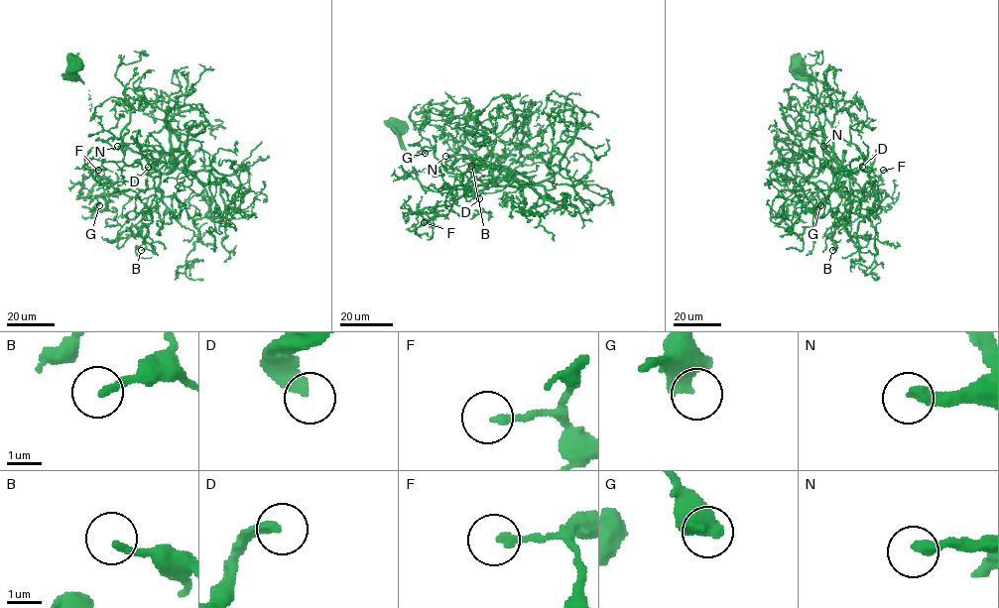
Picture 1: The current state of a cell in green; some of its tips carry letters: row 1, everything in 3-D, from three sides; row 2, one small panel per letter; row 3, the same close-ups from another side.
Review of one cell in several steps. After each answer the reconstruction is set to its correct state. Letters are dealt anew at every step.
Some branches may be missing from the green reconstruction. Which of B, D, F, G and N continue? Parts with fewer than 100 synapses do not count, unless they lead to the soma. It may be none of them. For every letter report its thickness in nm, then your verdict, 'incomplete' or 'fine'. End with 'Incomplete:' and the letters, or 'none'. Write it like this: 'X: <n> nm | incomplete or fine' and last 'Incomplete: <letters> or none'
B: 200 nm | fine
D: 320 nm | incomplete
F: 180 nm | fine
G: 340 nm | fine
N: 320 nm | incomplete
Incomplete: D, N

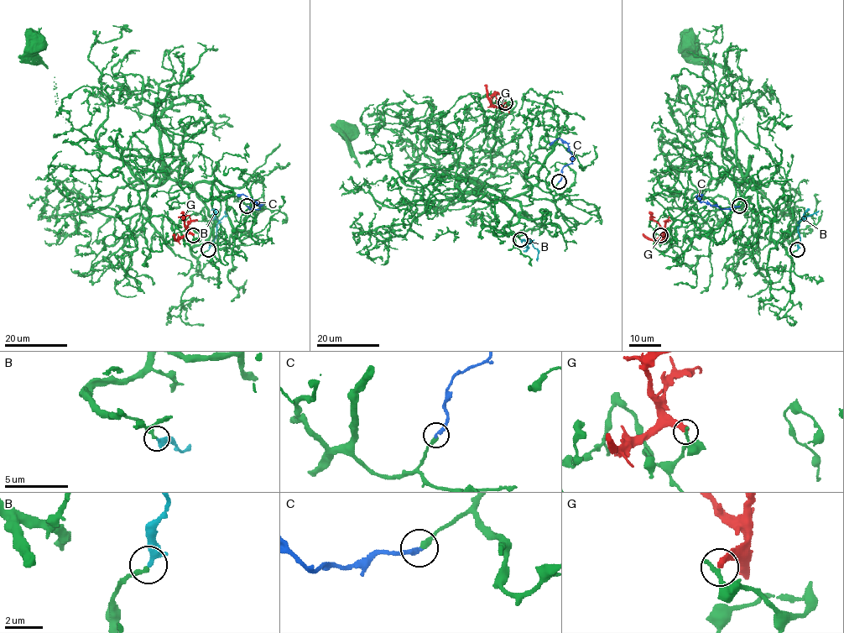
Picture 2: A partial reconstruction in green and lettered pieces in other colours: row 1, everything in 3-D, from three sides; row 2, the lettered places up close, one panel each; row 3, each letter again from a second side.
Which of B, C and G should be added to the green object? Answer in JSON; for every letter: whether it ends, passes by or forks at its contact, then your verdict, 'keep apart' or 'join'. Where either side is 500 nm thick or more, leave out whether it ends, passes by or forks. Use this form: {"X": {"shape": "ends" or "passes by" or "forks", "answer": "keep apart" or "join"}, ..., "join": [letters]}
{"B": {"shape": "ends", "answer": "join"}, "C": {"shape": "ends", "answer": "join"}, "G": {"shape": "ends", "answer": "keep apart"}, "join": ["B", "C"]}

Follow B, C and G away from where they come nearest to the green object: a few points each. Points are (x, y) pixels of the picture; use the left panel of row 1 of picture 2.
B: (209, 249), (216, 236), (218, 222), (226, 215), (225, 211)
C: (246, 206), (258, 209), (259, 205), (242, 194), (237, 196)
G: (193, 235), (187, 233), (175, 239), (173, 233)

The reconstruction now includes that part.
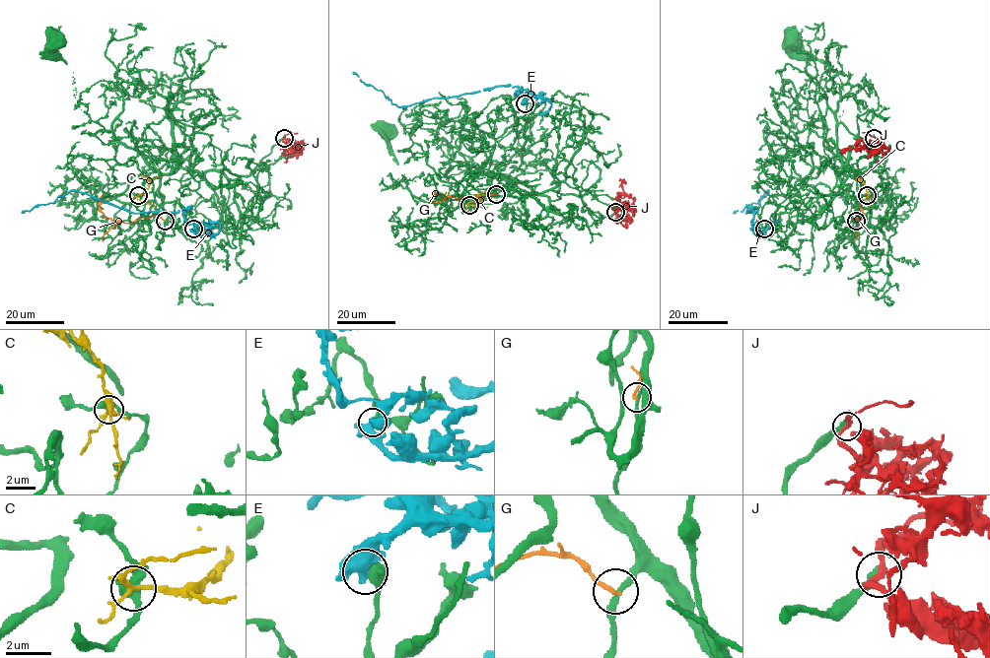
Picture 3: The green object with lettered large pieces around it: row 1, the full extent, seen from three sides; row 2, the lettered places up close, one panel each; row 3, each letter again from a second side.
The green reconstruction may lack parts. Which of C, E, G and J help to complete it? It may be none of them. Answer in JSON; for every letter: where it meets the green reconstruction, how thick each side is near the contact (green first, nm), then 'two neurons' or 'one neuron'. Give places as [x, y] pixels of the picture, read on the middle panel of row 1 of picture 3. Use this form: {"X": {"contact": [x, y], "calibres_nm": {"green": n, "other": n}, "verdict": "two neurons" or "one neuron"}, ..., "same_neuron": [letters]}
{"C": {"contact": [469, 205], "calibres_nm": {"green": 400, "other": 200}, "verdict": "two neurons"}, "E": {"contact": [525, 103], "calibres_nm": {"green": 700, "other": 500}, "verdict": "two neurons"}, "G": {"contact": [496, 194], "calibres_nm": {"green": 240, "other": 180}, "verdict": "two neurons"}, "J": {"contact": [615, 212], "calibres_nm": {"green": 400, "other": 200}, "verdict": "two neurons"}, "same_neuron": []}

